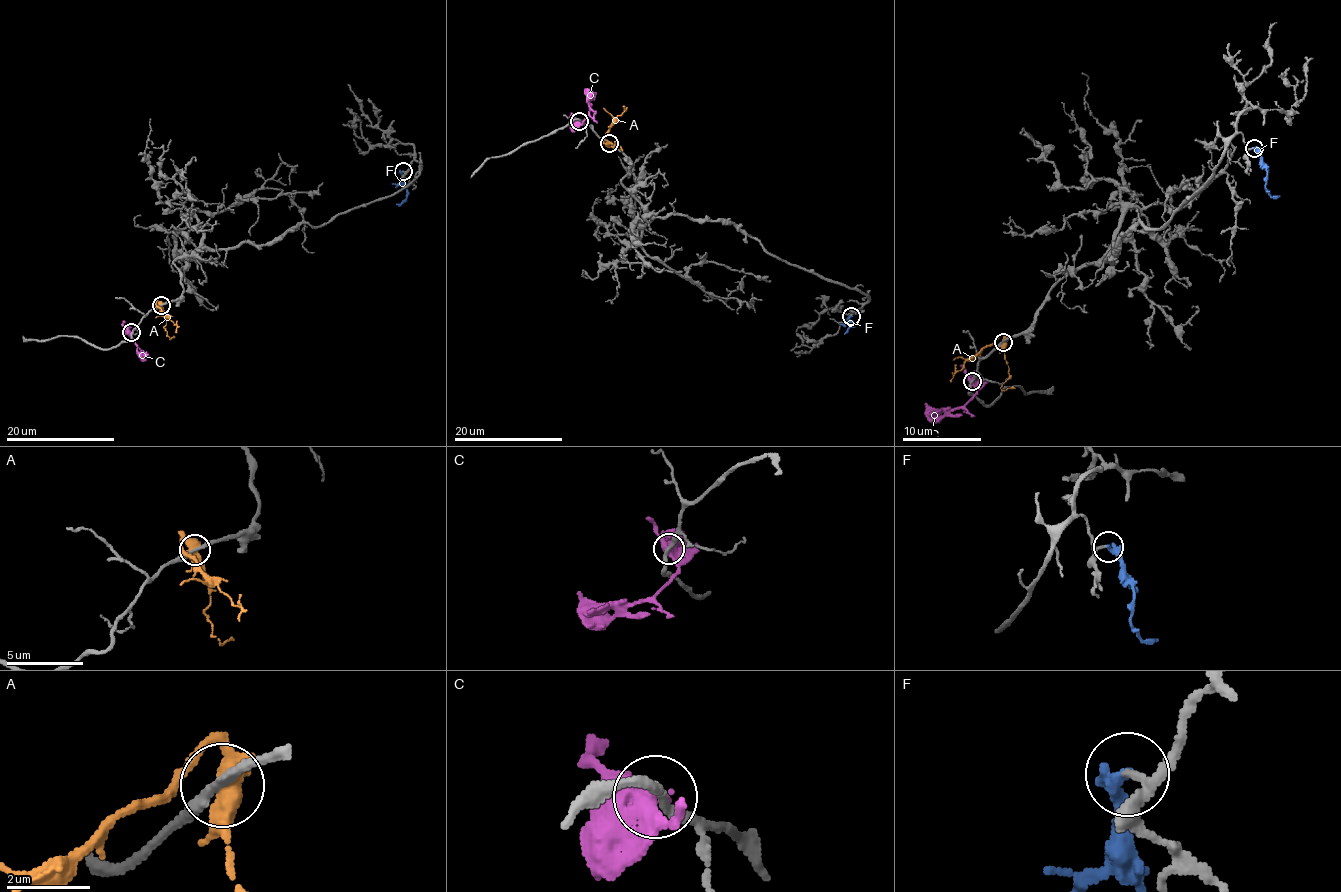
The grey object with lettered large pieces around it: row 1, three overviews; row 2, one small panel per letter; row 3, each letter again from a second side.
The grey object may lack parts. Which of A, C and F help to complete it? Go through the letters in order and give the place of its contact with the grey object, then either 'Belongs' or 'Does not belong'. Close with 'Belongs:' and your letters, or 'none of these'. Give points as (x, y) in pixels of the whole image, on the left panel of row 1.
A: Touches grey at (161, 305). Does not belong
C: Touches grey at (131, 332). Does not belong
F: Touches grey at (403, 171). Belongs
Belongs: F

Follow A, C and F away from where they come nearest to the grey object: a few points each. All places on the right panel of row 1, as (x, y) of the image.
A: (1004, 342), (1000, 337), (992, 344), (984, 346), (964, 362), (950, 382)
C: (972, 382), (976, 392), (962, 405), (935, 409), (925, 403)
F: (1253, 148), (1267, 171), (1265, 189), (1279, 197)

